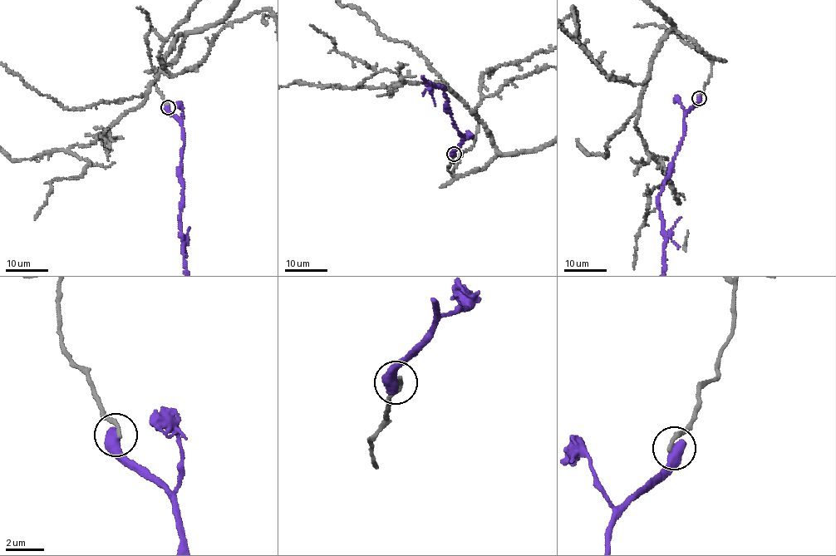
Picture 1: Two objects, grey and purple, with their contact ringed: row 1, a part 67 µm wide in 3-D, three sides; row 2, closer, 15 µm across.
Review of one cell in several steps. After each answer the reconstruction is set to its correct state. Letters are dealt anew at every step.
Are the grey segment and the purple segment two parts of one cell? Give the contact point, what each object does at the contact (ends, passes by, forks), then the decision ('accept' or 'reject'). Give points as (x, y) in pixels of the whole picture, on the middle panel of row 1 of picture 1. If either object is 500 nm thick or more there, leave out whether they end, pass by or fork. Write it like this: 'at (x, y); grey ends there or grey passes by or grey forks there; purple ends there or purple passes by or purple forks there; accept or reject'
at (454, 154); reject

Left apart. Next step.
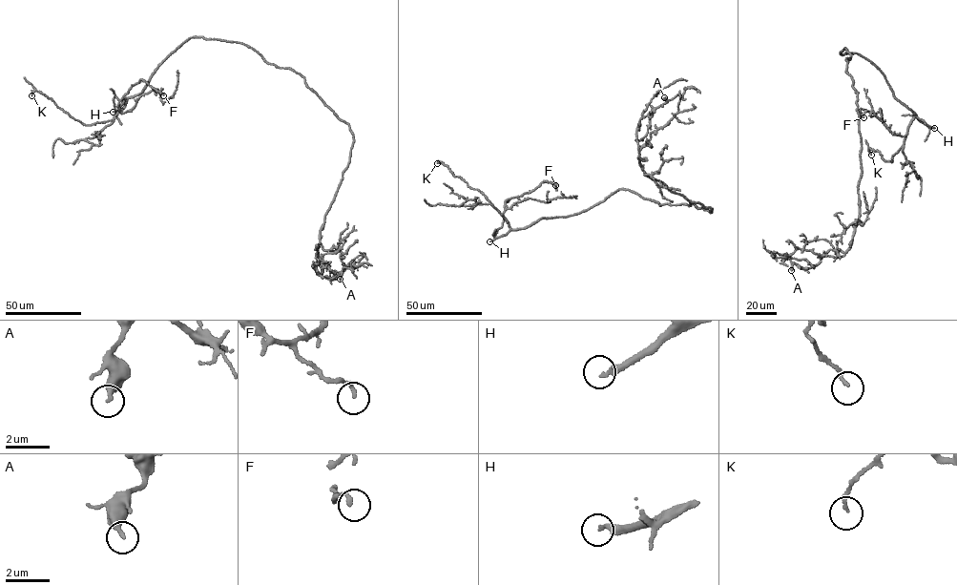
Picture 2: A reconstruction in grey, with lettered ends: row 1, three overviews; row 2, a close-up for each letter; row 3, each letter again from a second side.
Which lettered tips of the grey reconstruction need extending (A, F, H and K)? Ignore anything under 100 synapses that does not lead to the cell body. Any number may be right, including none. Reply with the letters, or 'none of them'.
H

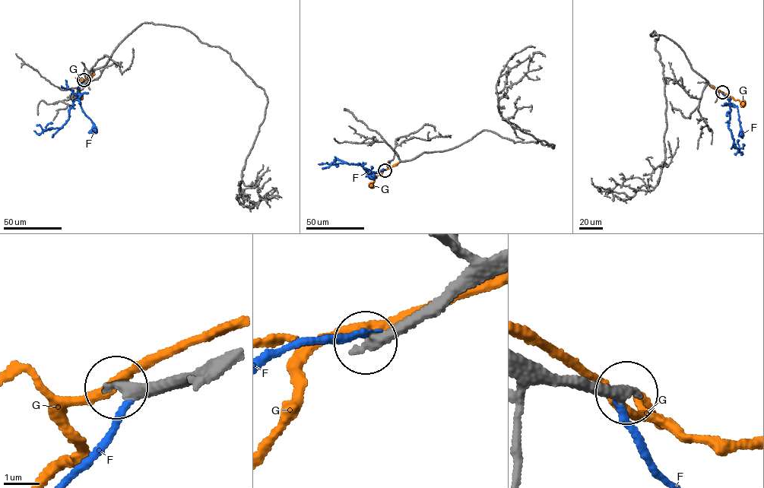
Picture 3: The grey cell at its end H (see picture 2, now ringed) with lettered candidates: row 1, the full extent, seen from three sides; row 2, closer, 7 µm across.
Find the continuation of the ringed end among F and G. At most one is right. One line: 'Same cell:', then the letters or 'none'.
Same cell: none

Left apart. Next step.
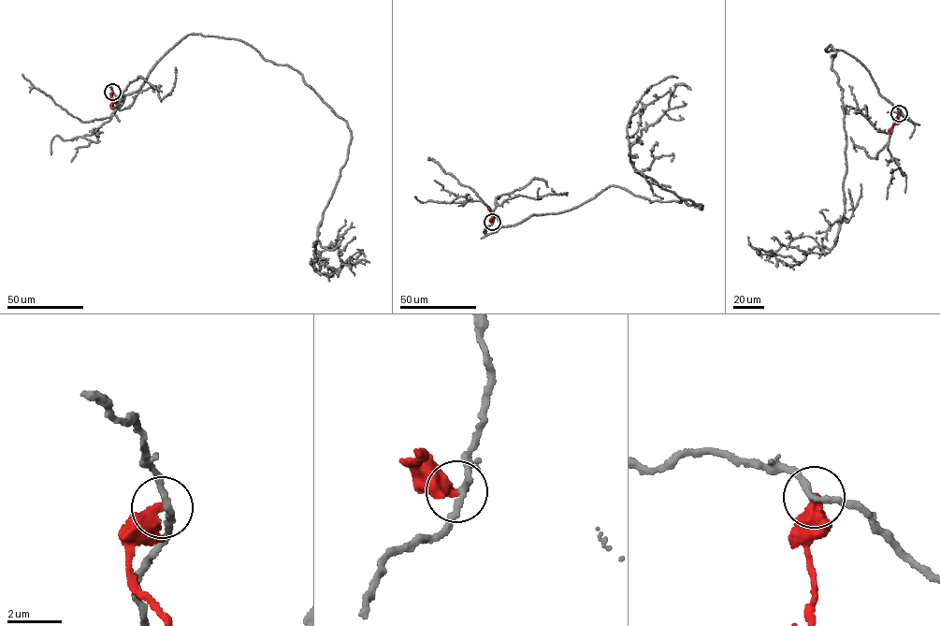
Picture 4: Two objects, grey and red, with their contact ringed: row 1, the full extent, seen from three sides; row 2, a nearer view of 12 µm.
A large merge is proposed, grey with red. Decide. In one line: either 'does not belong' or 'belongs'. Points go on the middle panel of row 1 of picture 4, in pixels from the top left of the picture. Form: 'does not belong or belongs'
does not belong

